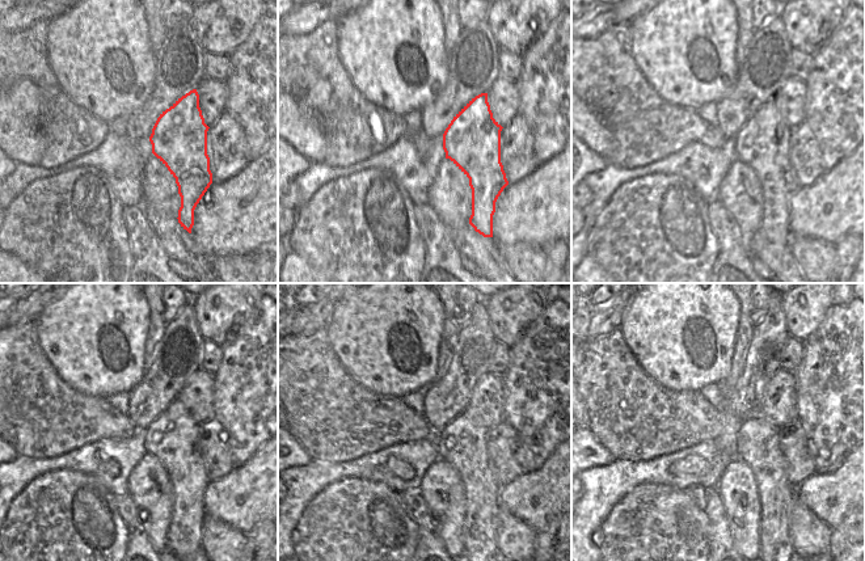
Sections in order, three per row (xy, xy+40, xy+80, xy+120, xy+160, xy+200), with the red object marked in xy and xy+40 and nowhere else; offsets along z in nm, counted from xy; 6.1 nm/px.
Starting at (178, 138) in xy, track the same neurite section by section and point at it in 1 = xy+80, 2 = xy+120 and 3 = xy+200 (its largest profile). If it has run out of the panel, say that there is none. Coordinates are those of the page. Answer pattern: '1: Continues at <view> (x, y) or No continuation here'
1: Continues at xy+80 (763, 143)
2: Continues at xy+120 (172, 437)
3: Continues at xy+200 (758, 441).

